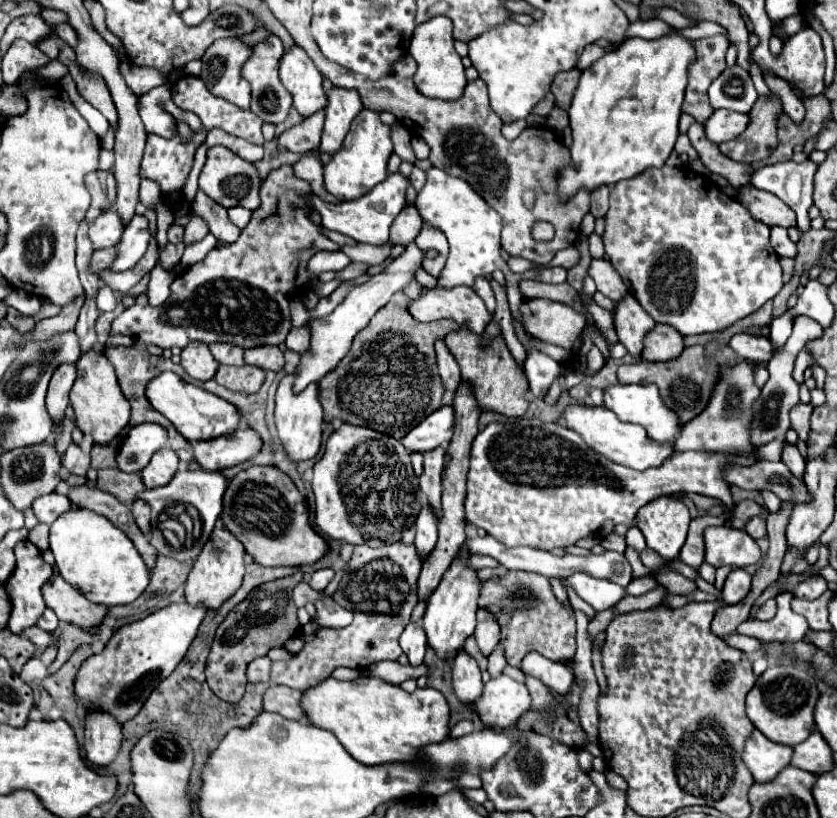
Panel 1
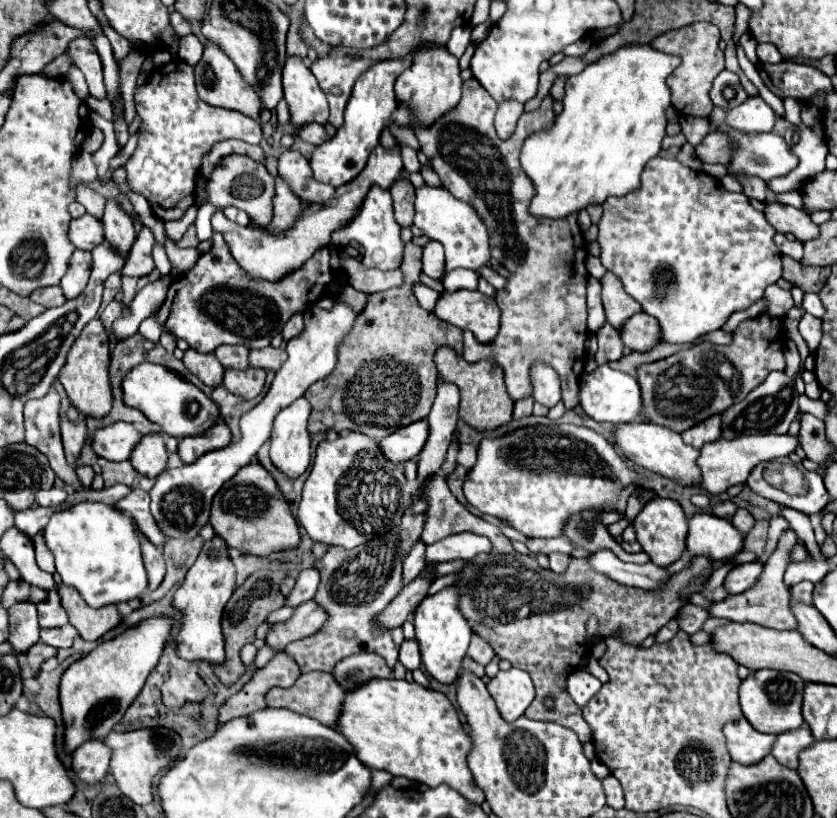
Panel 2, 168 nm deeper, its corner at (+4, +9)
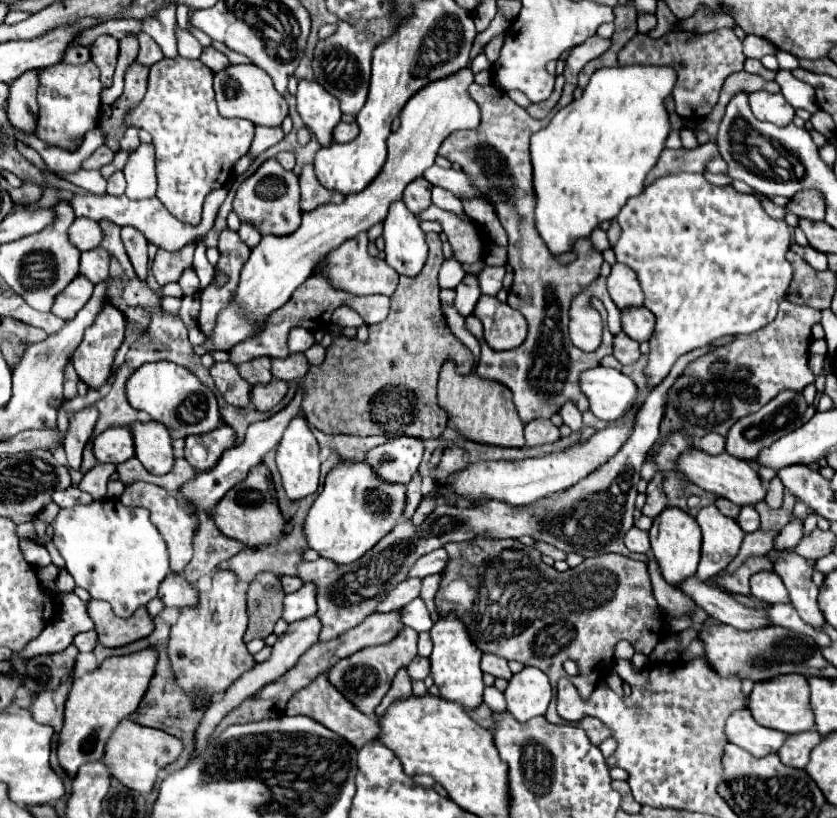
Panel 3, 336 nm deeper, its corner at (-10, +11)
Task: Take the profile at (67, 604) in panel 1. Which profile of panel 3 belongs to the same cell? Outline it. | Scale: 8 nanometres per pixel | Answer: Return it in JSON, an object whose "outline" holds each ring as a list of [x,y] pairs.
{"outline":[[[90,600],[88,614],[96,624],[100,644],[104,644],[106,648],[120,648],[132,644],[140,638],[146,638],[154,630],[154,620],[150,618],[146,608],[136,610],[132,618],[124,620],[110,610],[108,602]]]}

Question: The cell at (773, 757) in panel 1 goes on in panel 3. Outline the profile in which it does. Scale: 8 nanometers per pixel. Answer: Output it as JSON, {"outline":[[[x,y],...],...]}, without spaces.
{"outline":[[[742,708],[742,710],[736,710],[730,714],[724,734],[726,734],[728,742],[744,748],[746,752],[750,752],[756,758],[776,752],[786,740],[784,732],[756,724],[756,720],[752,718],[748,708]]]}

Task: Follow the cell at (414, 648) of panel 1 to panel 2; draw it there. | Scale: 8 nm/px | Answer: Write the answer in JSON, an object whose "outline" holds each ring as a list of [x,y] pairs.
{"outline":[[[404,640],[400,646],[400,662],[406,666],[406,670],[420,668],[420,648],[416,640]]]}

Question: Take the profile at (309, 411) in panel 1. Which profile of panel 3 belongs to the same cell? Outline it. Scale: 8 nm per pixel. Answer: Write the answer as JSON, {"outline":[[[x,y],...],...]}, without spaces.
{"outline":[[[300,416],[292,418],[290,426],[286,428],[286,432],[276,448],[276,464],[278,464],[278,472],[282,476],[282,488],[288,496],[288,500],[296,502],[296,500],[302,500],[318,490],[318,480],[320,480],[318,450],[320,450],[318,442],[316,442],[314,434],[310,432],[306,420]]]}

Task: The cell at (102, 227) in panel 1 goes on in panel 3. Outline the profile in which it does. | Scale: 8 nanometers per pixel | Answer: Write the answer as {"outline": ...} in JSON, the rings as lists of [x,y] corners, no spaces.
{"outline":[[[76,218],[68,228],[68,238],[80,252],[84,252],[100,246],[102,230],[100,230],[100,224],[90,218]]]}

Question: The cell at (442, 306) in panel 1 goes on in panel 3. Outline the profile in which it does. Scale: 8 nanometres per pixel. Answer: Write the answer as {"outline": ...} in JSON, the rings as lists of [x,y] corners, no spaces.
{"outline":[[[482,296],[476,304],[474,316],[482,320],[486,342],[494,350],[512,350],[526,340],[526,318],[494,296]]]}

